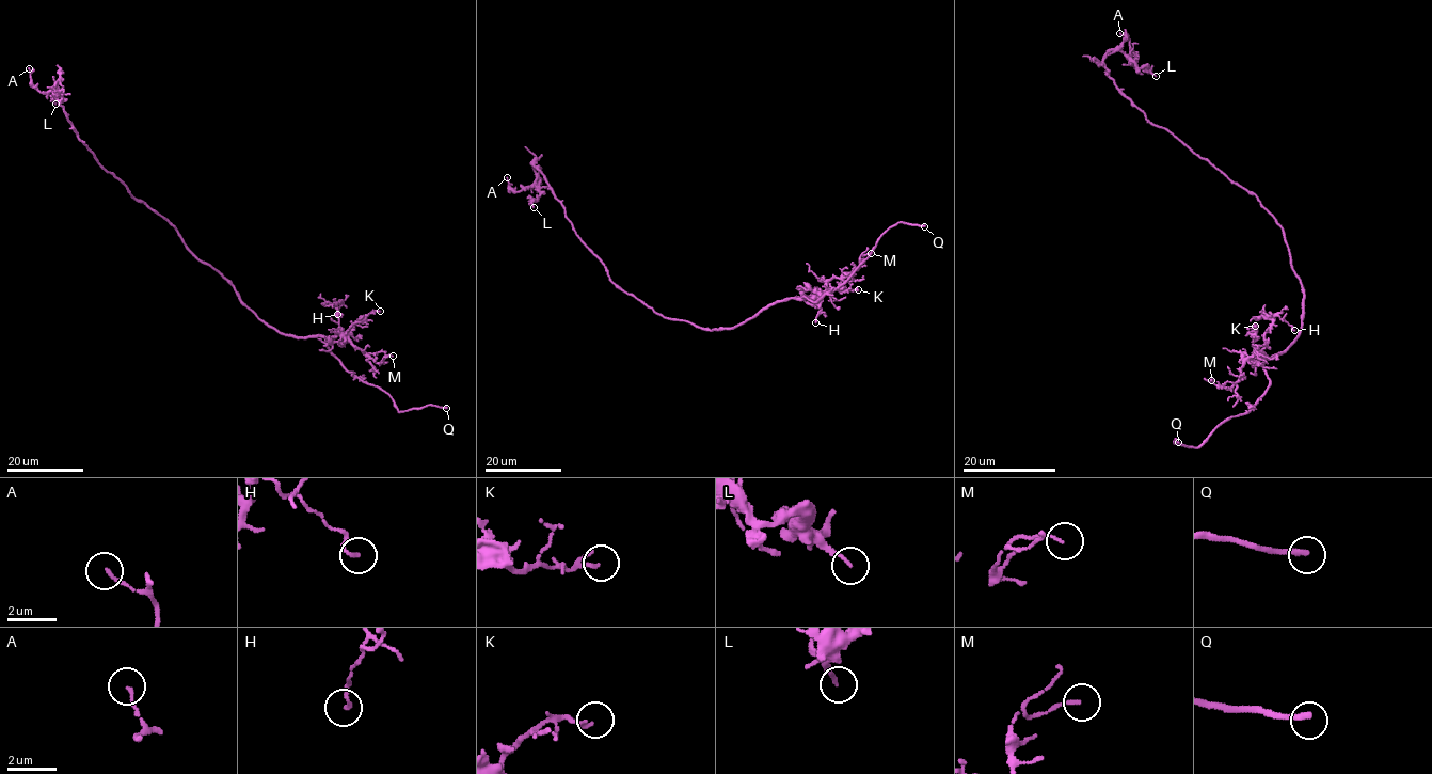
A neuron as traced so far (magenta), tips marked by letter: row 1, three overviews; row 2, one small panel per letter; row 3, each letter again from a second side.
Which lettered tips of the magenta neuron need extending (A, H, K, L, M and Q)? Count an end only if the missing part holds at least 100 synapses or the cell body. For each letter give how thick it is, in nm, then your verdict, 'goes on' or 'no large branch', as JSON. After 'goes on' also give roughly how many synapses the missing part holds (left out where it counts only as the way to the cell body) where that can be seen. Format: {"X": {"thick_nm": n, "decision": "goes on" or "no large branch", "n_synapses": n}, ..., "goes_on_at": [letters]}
{"A": {"thick_nm": 130, "decision": "no large branch"}, "H": {"thick_nm": 140, "decision": "no large branch"}, "K": {"thick_nm": 100, "decision": "no large branch"}, "L": {"thick_nm": 160, "decision": "no large branch"}, "M": {"thick_nm": 100, "decision": "no large branch"}, "Q": {"thick_nm": 260, "decision": "goes on"}, "goes_on_at": ["Q"]}

